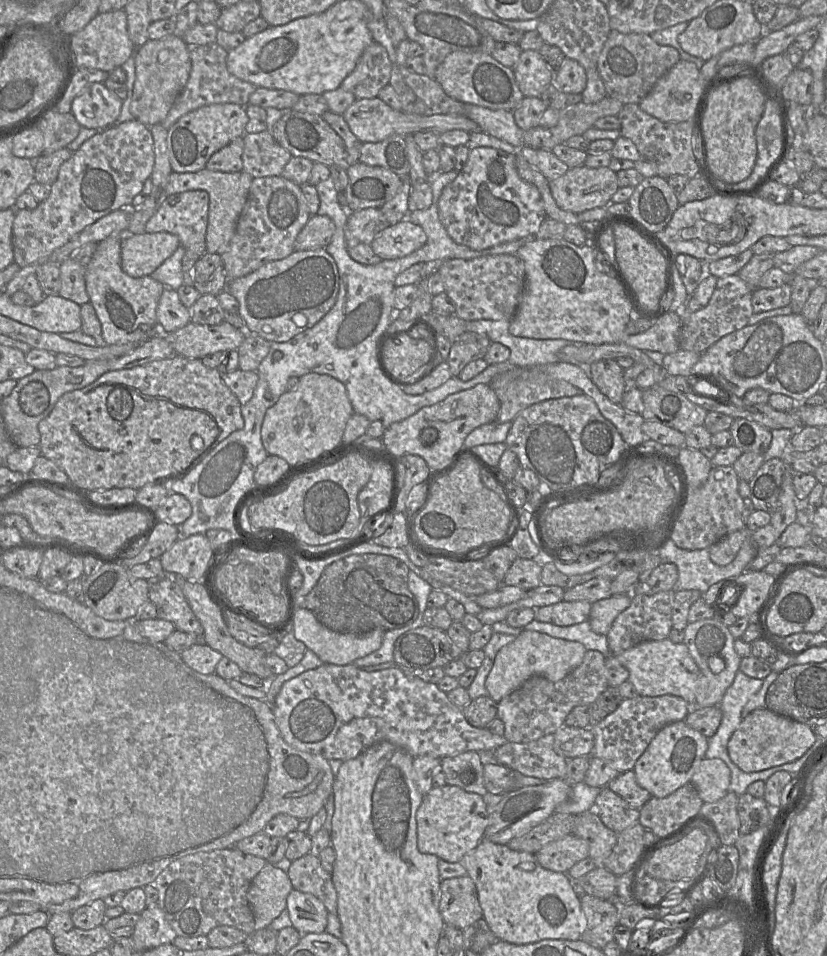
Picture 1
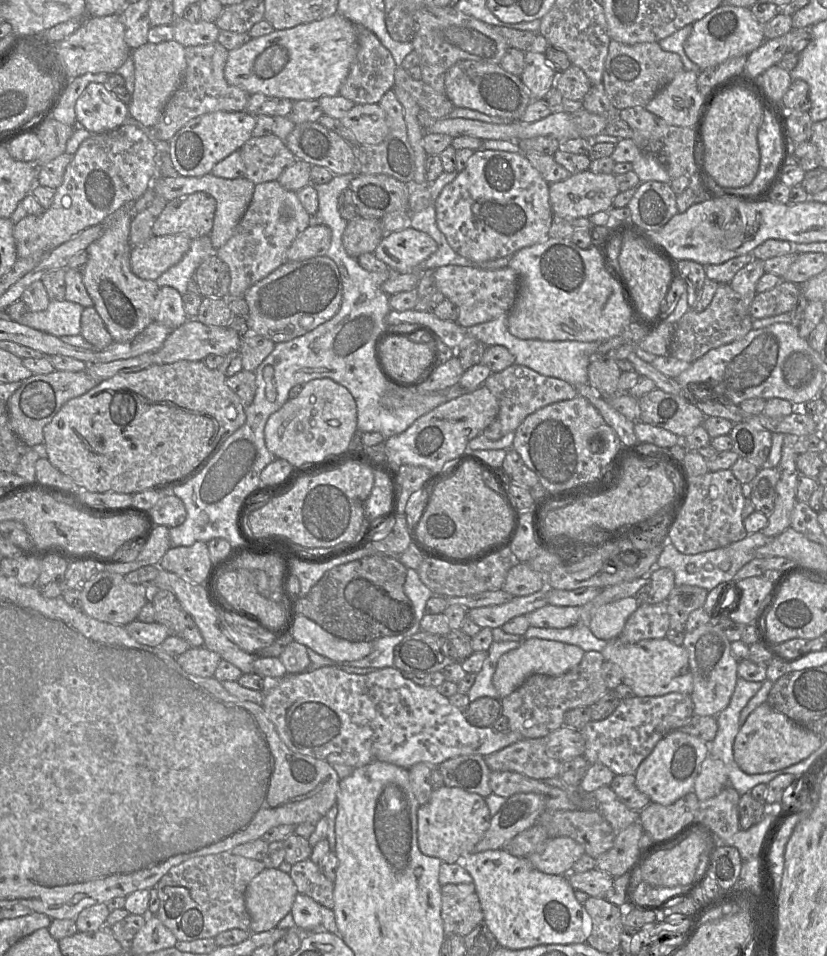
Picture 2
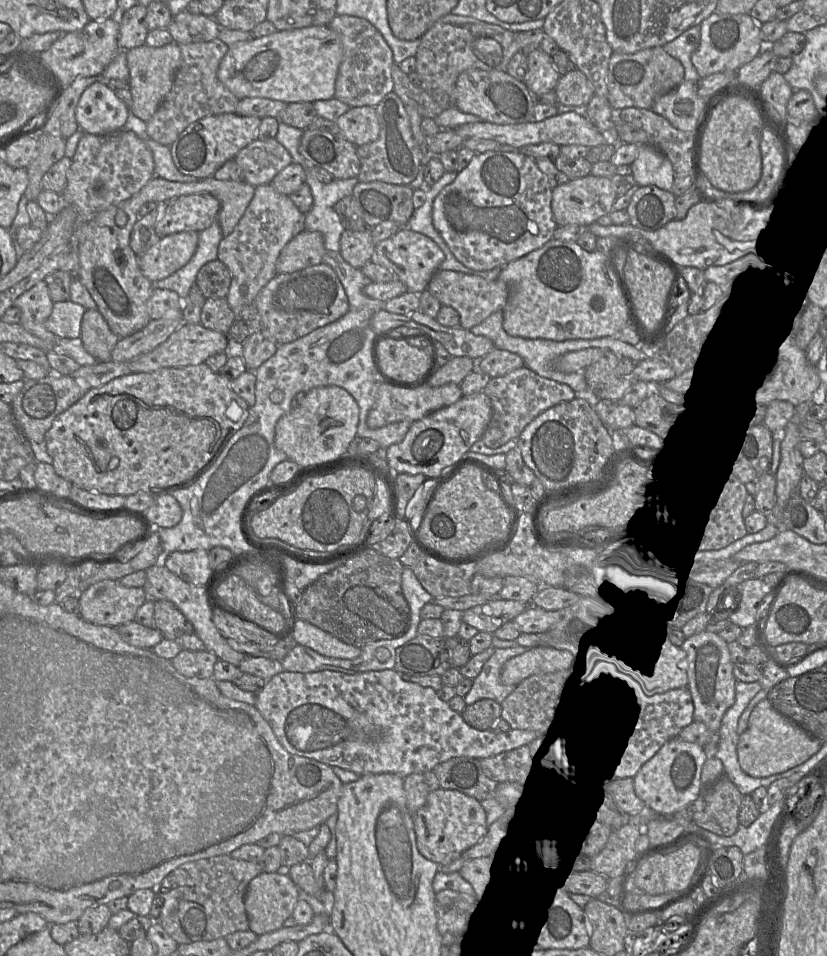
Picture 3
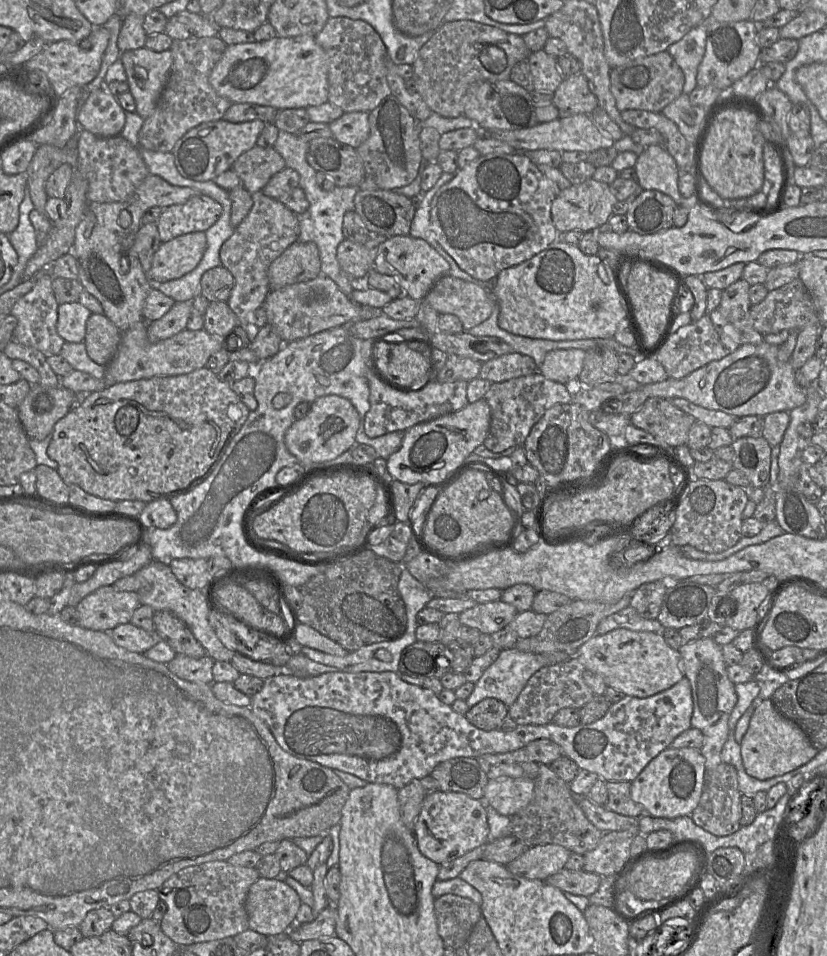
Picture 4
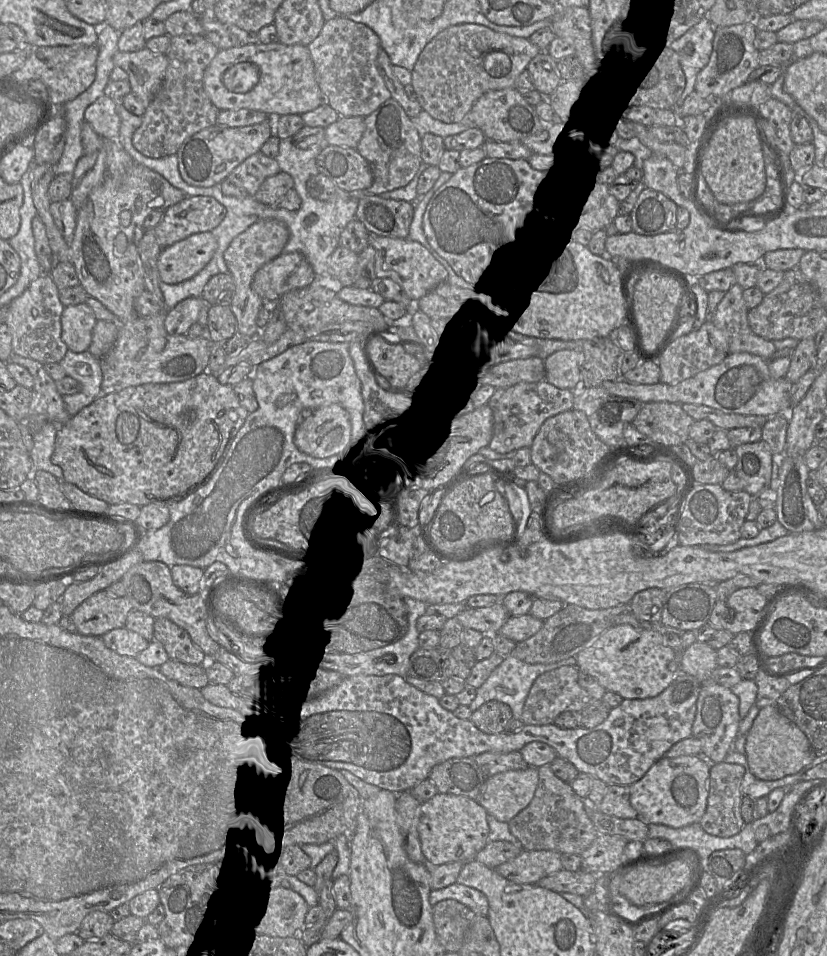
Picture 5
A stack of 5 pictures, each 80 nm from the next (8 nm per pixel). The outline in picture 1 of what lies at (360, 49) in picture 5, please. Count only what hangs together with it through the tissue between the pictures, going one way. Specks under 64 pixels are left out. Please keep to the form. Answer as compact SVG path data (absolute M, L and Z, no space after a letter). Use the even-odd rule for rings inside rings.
M373 41L362 53L354 70L343 80L340 87L351 92L357 100L378 97L381 88L389 84L392 63L386 49Z

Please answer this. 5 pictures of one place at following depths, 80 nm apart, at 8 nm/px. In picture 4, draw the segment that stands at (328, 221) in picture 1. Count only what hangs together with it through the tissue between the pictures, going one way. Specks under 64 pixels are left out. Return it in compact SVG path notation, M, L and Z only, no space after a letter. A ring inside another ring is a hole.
M314 242L292 243L268 268L270 290L305 282L321 273L320 254Z

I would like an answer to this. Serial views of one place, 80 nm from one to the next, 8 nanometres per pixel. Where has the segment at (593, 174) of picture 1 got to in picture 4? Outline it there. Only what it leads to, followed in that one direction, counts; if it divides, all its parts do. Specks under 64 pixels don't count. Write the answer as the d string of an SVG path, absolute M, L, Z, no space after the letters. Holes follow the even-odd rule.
M593 178L580 184L572 184L570 187L561 190L552 202L553 223L559 233L572 230L592 231L608 222L613 215L613 207L617 201L608 184L596 181Z

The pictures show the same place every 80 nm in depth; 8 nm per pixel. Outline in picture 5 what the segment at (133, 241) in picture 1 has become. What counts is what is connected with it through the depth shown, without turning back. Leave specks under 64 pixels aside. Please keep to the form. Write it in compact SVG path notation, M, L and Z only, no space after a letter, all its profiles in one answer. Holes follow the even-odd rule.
M211 231L195 233L163 248L157 262L160 281L178 284L194 277L211 260L217 240Z

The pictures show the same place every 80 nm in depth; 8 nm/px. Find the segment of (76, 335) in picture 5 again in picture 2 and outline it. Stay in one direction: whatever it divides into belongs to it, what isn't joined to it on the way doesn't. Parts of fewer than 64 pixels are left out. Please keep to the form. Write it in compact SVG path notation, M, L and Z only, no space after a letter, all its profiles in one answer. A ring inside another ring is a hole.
M67 300L50 301L46 310L28 311L19 320L13 321L56 337L75 336L80 334L83 309L81 305Z

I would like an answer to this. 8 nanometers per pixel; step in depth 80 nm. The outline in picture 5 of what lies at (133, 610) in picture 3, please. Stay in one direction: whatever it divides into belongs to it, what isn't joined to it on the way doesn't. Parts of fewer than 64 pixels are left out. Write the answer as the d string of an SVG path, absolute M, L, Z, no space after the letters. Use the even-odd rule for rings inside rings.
M102 590L84 600L71 617L79 634L101 637L113 629L124 627L132 610L126 596L115 597Z

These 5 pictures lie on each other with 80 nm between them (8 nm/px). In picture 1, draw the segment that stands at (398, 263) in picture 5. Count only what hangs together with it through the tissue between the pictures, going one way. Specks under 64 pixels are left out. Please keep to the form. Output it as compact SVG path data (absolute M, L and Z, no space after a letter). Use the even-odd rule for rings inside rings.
M402 220L377 234L370 246L382 260L389 260L411 254L421 248L426 241L426 234L419 225Z

